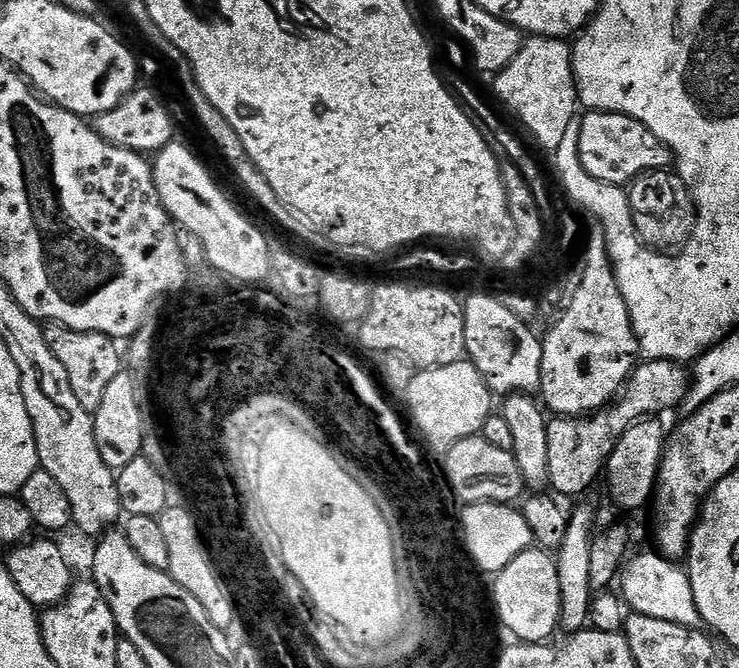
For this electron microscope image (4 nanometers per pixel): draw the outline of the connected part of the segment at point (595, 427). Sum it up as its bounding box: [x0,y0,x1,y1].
[547,360,690,497]

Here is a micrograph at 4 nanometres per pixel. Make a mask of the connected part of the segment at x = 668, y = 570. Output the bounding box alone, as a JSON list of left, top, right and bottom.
[619,553,703,628]

